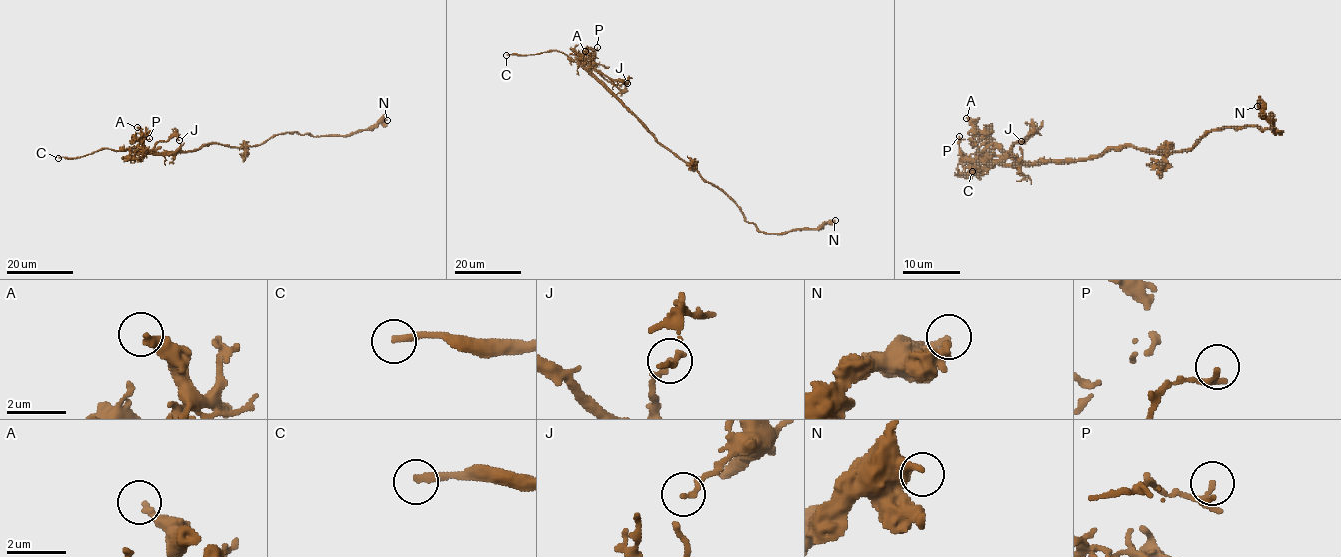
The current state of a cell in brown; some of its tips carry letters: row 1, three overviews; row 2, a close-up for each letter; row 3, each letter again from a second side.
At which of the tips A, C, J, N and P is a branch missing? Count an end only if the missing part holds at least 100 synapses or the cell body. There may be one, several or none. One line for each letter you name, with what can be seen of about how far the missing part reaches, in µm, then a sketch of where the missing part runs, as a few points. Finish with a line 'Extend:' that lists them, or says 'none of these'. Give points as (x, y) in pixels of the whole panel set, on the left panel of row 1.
C: 30 µm
Extend: C

